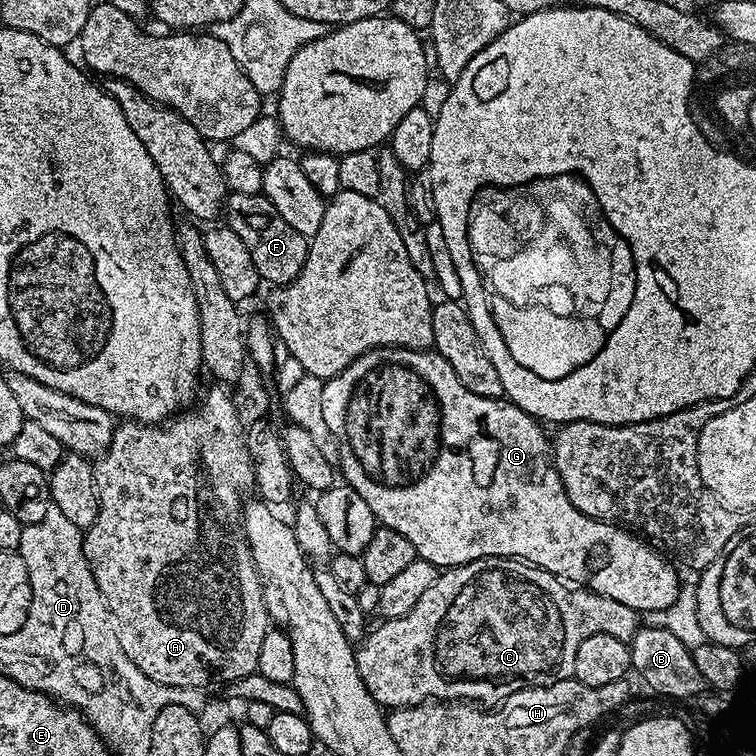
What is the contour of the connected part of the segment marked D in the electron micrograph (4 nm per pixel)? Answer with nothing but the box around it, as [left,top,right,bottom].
[4,507,170,716]

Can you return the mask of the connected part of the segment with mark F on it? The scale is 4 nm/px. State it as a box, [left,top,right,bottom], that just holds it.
[226,192,310,286]

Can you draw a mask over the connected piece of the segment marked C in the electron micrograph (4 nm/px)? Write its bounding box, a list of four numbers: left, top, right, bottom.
[355,556,641,710]

